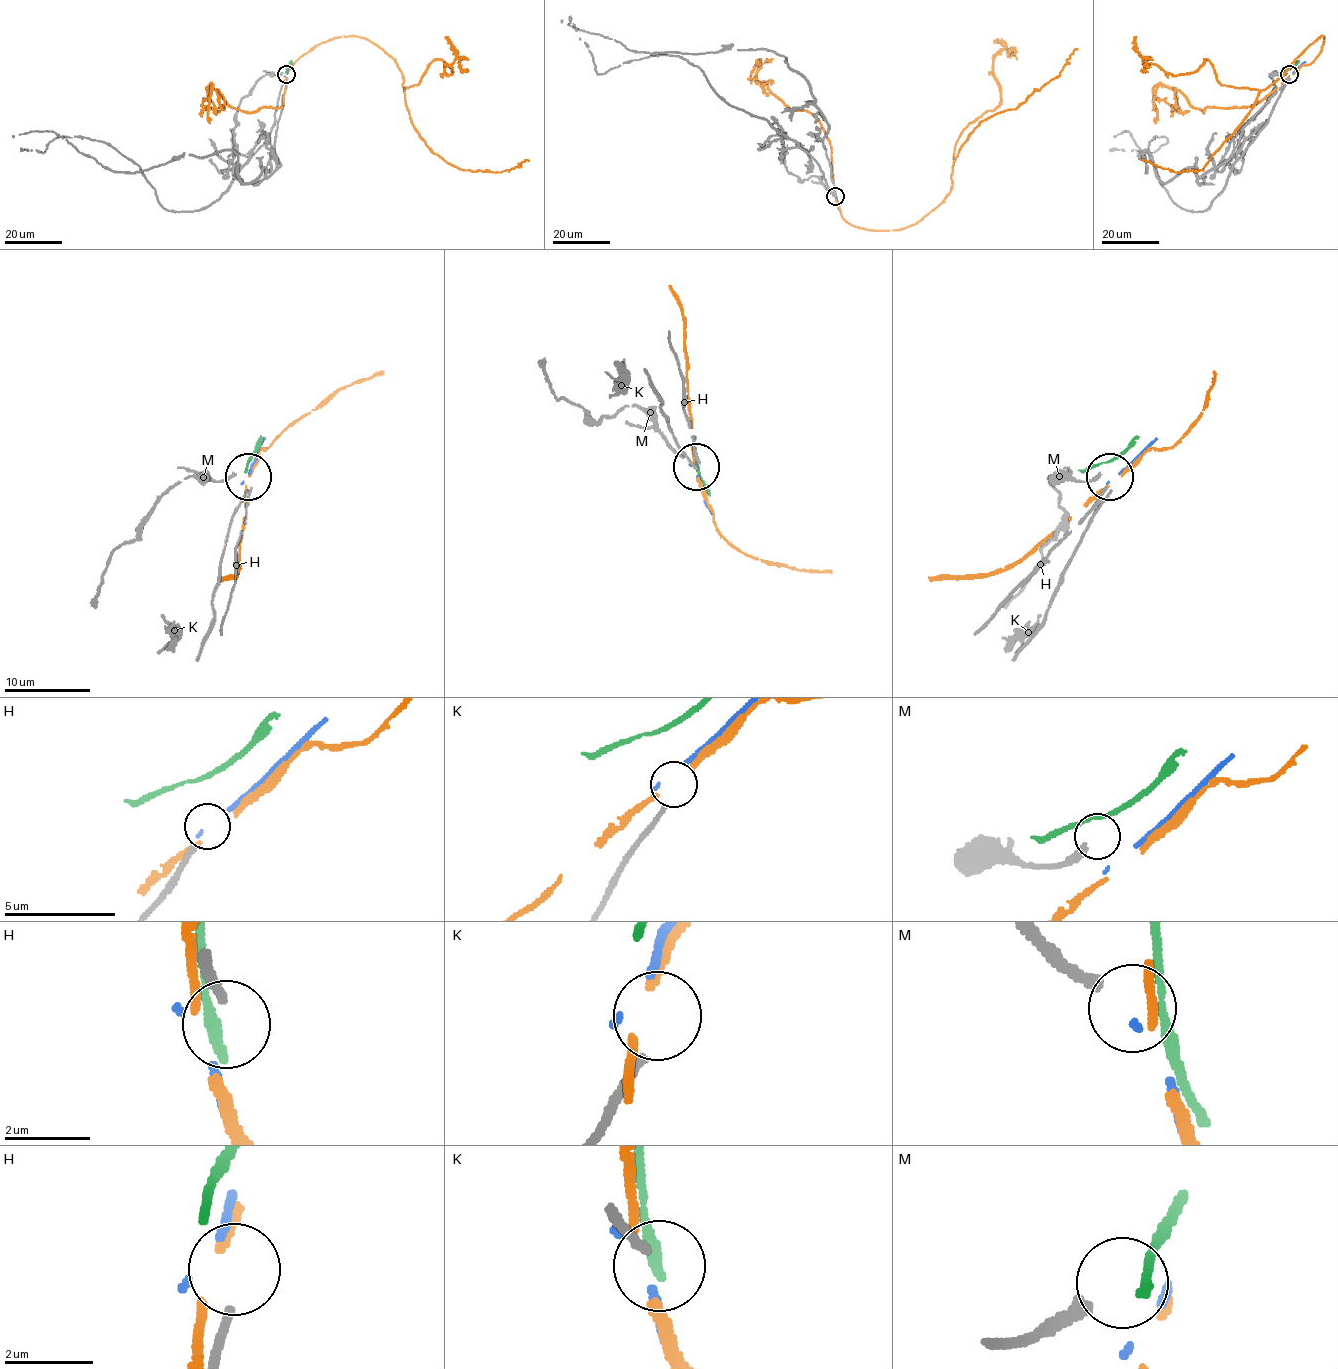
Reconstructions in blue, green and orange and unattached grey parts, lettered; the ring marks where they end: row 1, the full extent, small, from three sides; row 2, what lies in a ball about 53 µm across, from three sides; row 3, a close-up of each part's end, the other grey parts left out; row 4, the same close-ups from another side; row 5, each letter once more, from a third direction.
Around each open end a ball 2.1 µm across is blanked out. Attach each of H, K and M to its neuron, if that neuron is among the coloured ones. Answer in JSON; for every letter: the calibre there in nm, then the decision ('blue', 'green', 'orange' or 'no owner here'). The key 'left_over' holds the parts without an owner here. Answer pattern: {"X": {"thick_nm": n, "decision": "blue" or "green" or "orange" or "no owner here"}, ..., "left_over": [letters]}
{"H": {"thick_nm": 200, "decision": "no owner here"}, "K": {"thick_nm": 200, "decision": "no owner here"}, "M": {"thick_nm": 280, "decision": "no owner here"}, "left_over": ["H", "K", "M"]}

